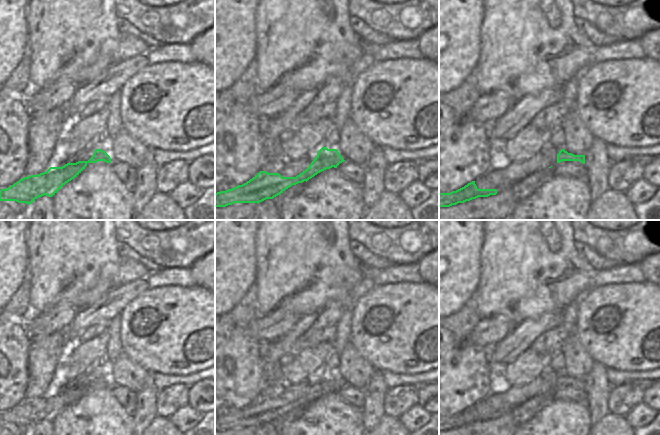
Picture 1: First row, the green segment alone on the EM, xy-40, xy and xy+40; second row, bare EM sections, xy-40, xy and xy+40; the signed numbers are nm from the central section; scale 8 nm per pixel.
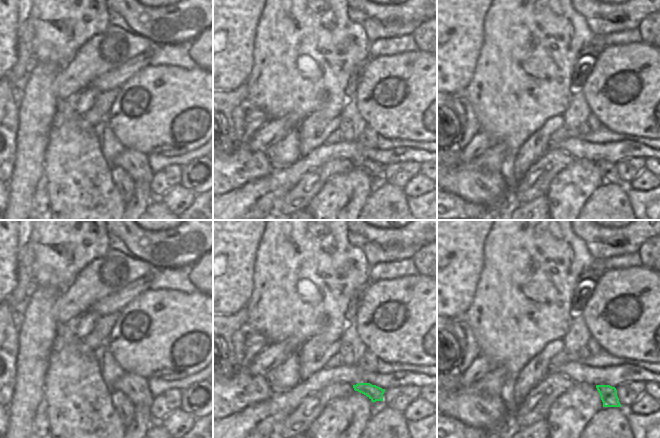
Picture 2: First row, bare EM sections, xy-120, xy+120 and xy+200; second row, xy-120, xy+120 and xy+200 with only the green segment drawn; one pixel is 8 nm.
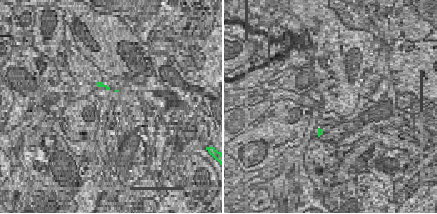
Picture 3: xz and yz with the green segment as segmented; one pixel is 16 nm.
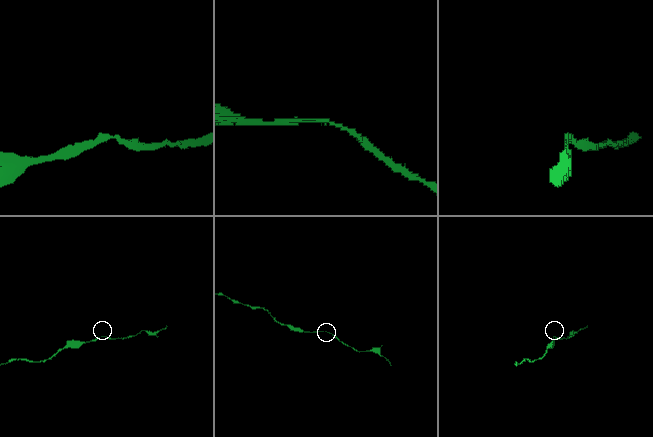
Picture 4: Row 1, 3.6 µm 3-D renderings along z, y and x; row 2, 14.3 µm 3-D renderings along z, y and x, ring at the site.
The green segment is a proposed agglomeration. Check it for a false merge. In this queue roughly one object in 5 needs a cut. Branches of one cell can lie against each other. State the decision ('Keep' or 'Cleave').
Keep.

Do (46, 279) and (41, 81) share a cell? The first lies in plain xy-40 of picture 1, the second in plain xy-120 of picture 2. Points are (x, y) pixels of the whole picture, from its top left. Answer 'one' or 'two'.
two

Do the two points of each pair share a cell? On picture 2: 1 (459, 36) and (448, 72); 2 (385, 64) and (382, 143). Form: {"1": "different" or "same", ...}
{"1": "same", "2": "different"}

